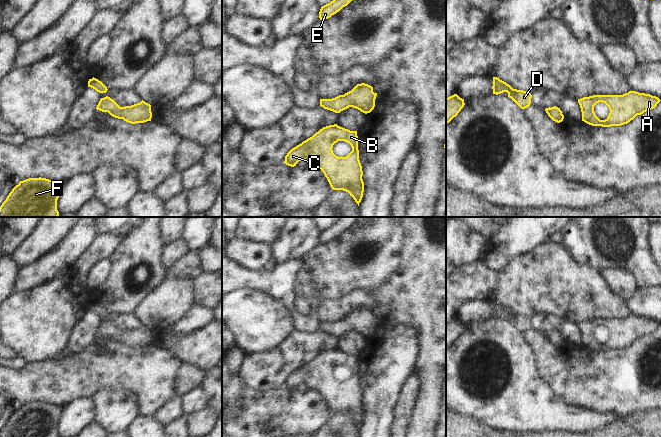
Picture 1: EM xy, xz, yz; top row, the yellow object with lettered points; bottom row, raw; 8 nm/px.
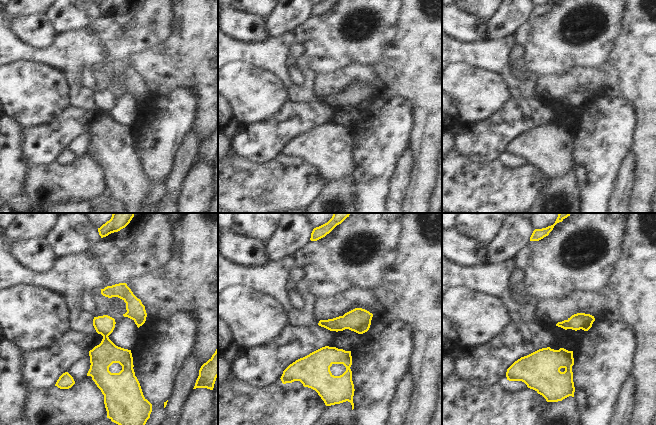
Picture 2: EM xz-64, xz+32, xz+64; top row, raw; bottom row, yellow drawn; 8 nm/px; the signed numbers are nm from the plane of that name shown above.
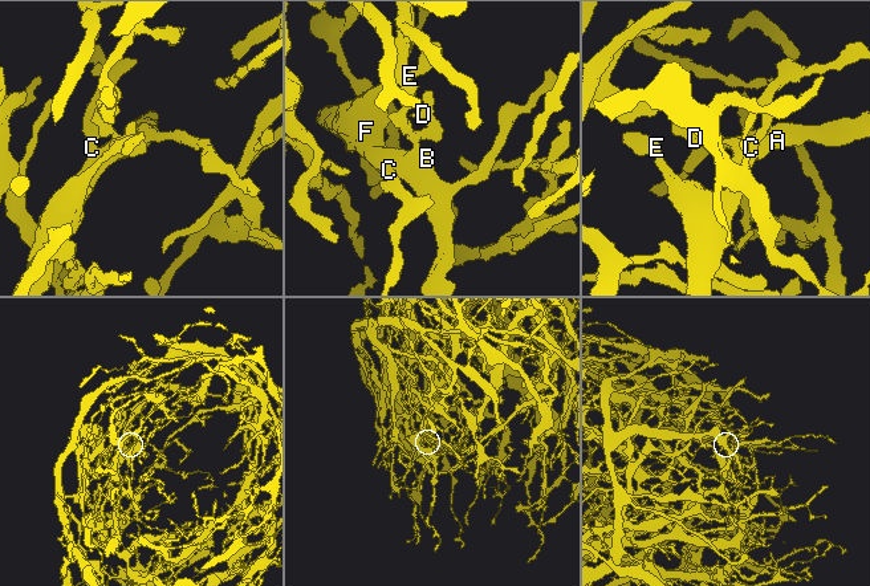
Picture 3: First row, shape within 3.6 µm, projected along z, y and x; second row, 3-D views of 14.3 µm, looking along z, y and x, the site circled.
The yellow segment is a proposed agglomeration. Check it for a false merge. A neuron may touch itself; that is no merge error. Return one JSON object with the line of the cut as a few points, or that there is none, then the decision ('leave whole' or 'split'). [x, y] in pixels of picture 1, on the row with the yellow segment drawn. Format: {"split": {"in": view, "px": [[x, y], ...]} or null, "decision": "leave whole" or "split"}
{"split": null, "decision": "leave whole"}

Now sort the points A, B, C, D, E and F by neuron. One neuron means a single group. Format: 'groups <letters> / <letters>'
groups A B C D E F

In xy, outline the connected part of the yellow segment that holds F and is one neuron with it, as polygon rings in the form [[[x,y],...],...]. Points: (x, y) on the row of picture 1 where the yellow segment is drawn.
[[[46,178],[20,181],[0,206],[0,217],[58,217],[57,200],[63,184]]]

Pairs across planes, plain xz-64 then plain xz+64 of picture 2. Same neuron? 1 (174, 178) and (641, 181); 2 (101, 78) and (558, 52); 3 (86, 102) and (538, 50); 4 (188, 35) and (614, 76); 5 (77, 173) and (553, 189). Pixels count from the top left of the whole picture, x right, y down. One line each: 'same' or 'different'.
1: different
2: different
3: different
4: same
5: different

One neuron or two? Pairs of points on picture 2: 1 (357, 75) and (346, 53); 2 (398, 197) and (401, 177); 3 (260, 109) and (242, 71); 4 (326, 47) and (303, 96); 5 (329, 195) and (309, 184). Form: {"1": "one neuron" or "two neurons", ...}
{"1": "two neurons", "2": "one neuron", "3": "one neuron", "4": "two neurons", "5": "two neurons"}

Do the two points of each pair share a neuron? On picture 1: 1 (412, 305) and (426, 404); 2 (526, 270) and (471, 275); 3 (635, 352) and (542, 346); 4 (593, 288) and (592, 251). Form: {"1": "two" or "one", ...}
{"1": "one", "2": "two", "3": "one", "4": "two"}

